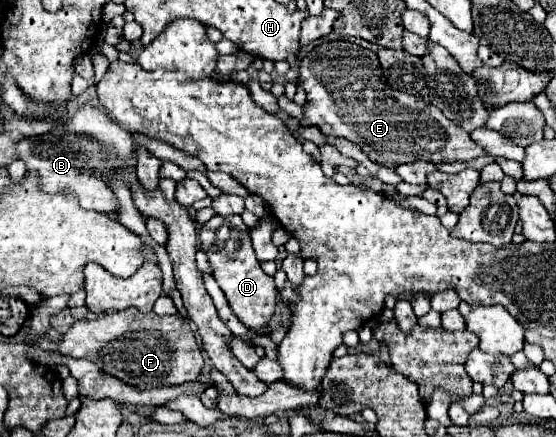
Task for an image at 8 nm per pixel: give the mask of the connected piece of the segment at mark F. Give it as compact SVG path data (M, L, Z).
M133 307L99 315L95 321L75 321L59 343L59 353L89 359L107 375L137 389L183 385L195 381L203 369L201 349L187 319L179 313L159 317L151 311L141 315Z

